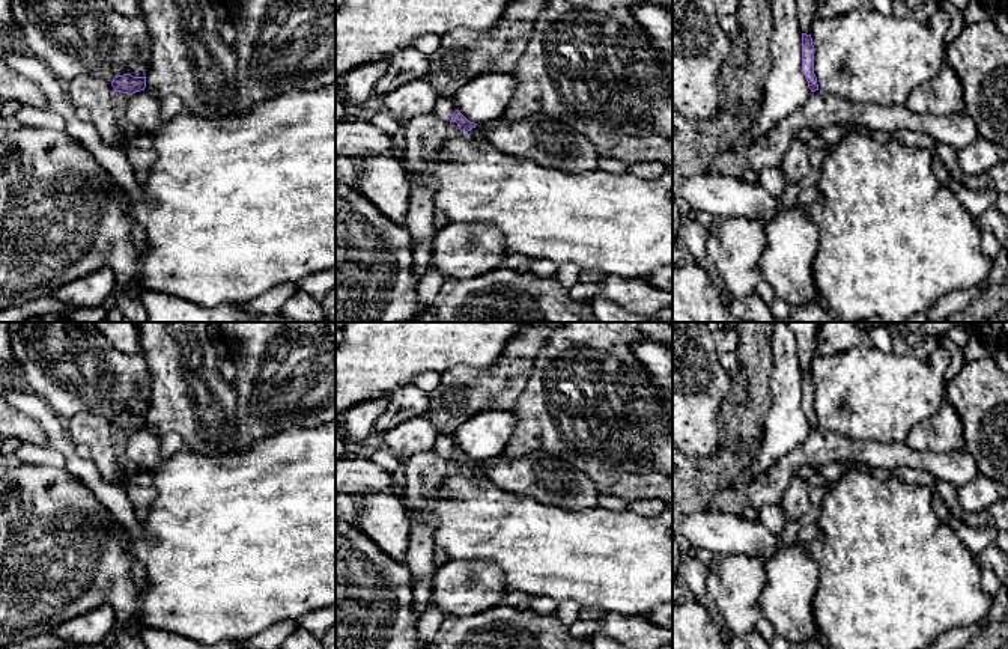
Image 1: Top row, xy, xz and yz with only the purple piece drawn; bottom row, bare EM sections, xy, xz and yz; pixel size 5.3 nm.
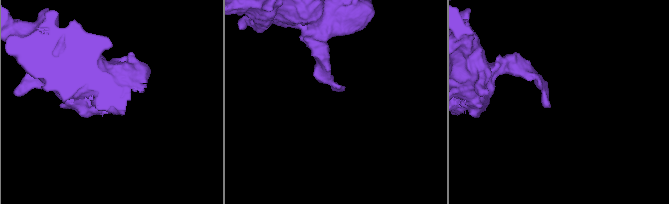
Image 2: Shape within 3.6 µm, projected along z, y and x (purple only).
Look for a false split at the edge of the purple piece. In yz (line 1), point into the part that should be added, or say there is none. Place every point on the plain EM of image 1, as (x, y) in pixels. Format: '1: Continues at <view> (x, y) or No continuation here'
1: No continuation here

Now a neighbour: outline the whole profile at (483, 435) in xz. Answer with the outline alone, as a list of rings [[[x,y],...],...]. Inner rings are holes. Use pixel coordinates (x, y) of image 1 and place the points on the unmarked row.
[[[506,410],[478,413],[456,431],[456,446],[474,461],[484,461],[504,452],[515,428],[515,416]]]

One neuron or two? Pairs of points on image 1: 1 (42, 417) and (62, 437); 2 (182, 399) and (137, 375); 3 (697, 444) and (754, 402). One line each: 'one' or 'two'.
1: one
2: two
3: two

